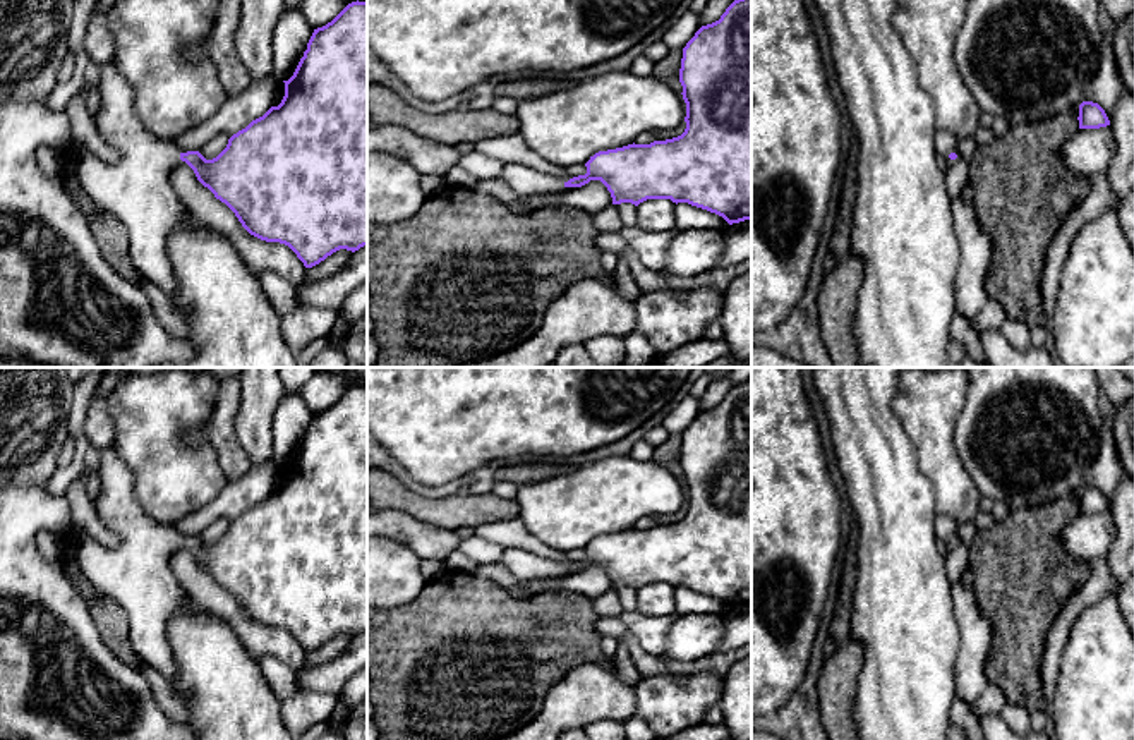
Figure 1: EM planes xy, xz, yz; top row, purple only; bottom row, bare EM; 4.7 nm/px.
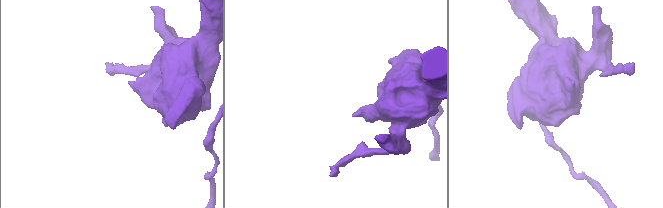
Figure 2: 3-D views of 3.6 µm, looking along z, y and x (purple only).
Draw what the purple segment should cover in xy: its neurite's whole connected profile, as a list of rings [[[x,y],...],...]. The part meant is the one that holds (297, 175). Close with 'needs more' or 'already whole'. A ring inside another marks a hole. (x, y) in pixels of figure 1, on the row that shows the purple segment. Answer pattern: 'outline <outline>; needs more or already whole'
outline [[[367,2],[348,3],[331,22],[314,29],[293,76],[283,81],[281,103],[233,134],[226,148],[213,160],[206,160],[199,151],[182,153],[172,139],[149,132],[136,117],[134,91],[129,81],[112,62],[98,69],[101,108],[94,122],[100,136],[122,156],[115,165],[108,165],[77,143],[67,146],[62,155],[87,196],[125,227],[134,266],[168,295],[177,290],[168,239],[182,225],[202,227],[168,182],[170,170],[180,160],[194,170],[197,180],[216,199],[235,213],[250,235],[288,246],[305,268],[319,264],[340,249],[355,252],[367,246]]]; needs more

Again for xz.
outline [[[734,0],[719,21],[695,33],[683,48],[679,82],[686,103],[681,136],[599,151],[585,163],[587,173],[568,182],[518,163],[503,165],[498,179],[516,196],[558,192],[600,180],[612,204],[671,199],[715,213],[729,225],[751,220],[751,0]]]; needs more

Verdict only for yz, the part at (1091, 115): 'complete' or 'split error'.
complete

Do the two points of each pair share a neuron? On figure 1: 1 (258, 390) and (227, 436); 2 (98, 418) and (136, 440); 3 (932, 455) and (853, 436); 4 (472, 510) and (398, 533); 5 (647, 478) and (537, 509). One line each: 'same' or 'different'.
1: different
2: different
3: different
4: different
5: same

